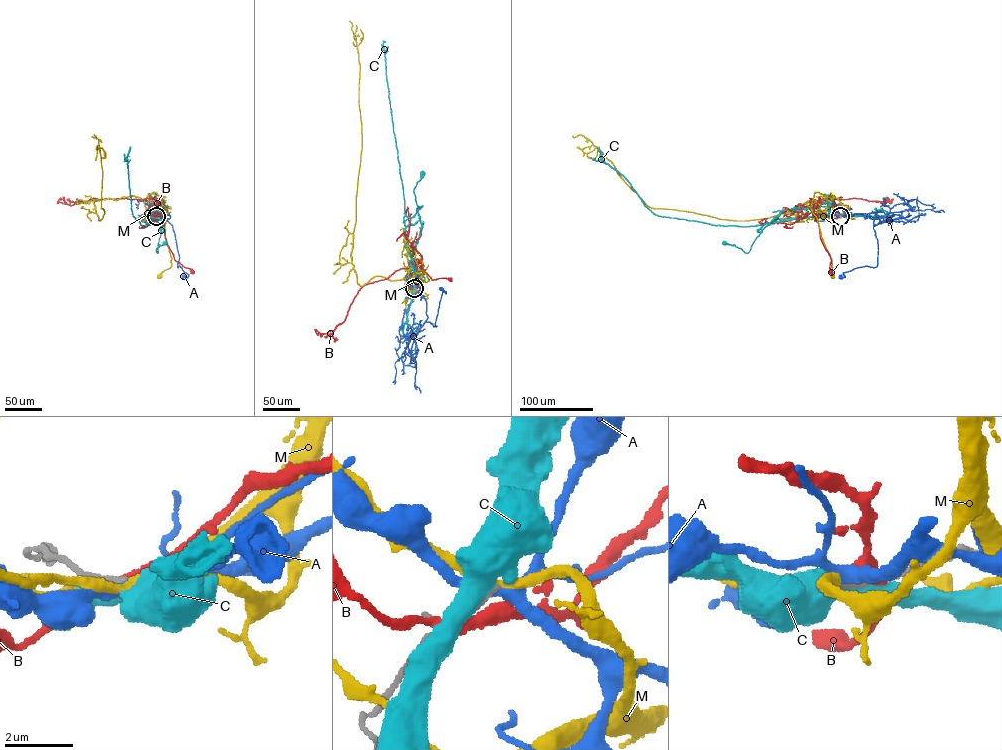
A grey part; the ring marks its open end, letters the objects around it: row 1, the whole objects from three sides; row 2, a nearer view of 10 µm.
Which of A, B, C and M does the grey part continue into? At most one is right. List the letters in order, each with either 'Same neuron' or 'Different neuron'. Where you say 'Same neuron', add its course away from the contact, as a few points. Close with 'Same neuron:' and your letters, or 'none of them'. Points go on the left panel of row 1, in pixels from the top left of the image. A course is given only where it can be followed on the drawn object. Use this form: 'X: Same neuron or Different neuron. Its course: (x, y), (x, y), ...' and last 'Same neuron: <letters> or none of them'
A: Different neuron
B: Different neuron
C: Different neuron
M: Different neuron
Same neuron: none of them

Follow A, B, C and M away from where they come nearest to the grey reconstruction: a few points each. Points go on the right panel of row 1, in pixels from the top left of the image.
A: (840, 216), (863, 213), (874, 218), (878, 250), (876, 266), (855, 268), (843, 272), (844, 277), (839, 276)
B: (841, 216), (827, 199), (819, 199), (813, 211), (820, 237), (831, 259), (830, 271)
C: (840, 216), (820, 214), (765, 223), (757, 230), (762, 229), (747, 253), (734, 245), (724, 243)
M: (840, 216), (842, 207), (837, 198), (818, 191), (814, 193), (811, 209), (830, 256), (832, 276)

